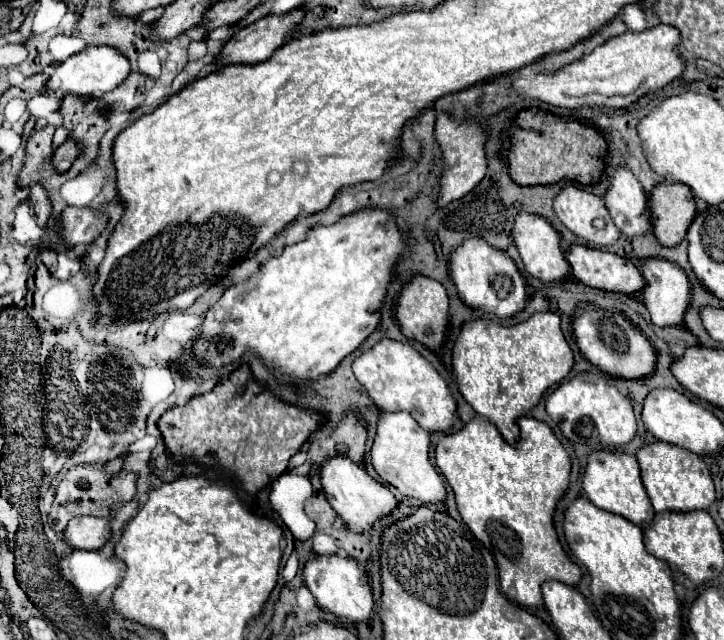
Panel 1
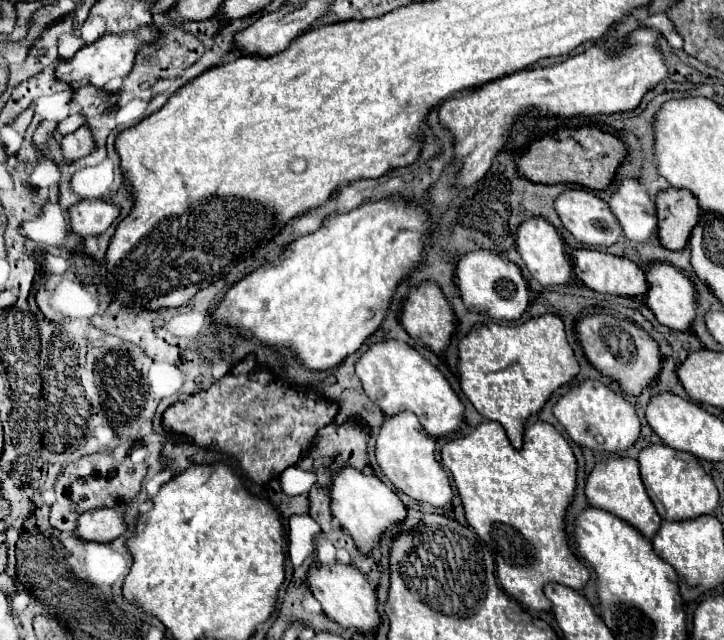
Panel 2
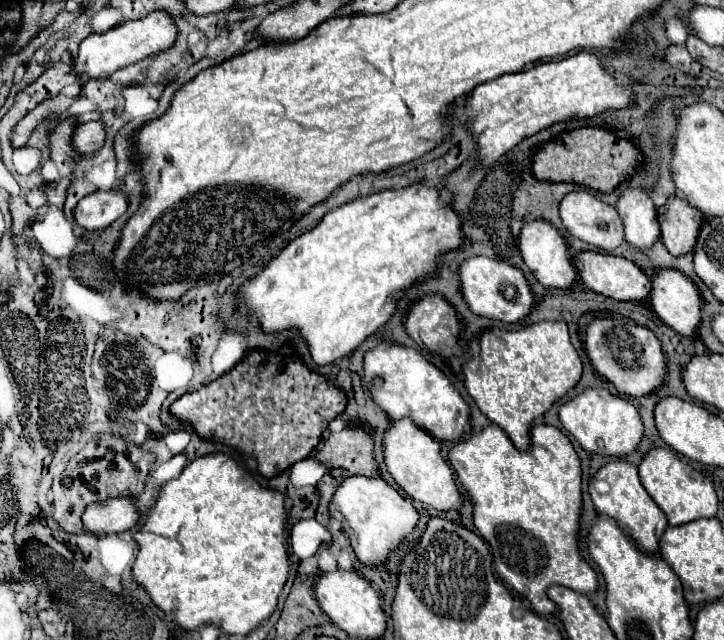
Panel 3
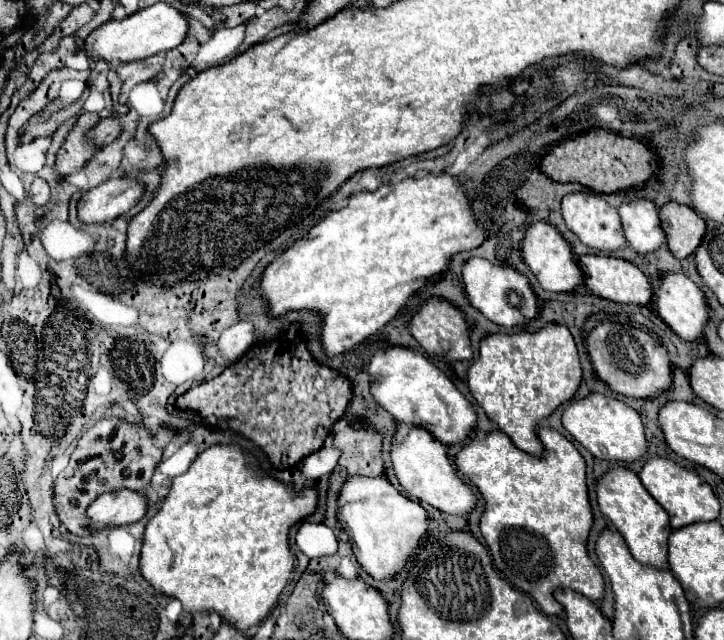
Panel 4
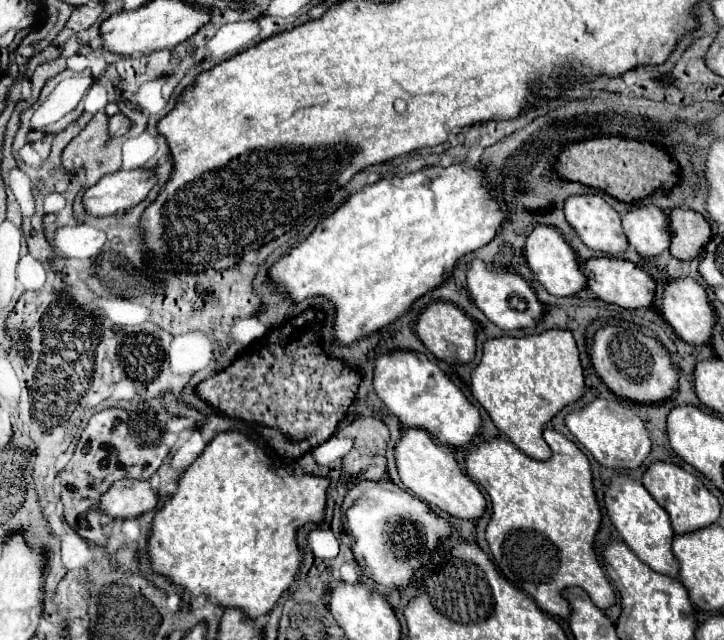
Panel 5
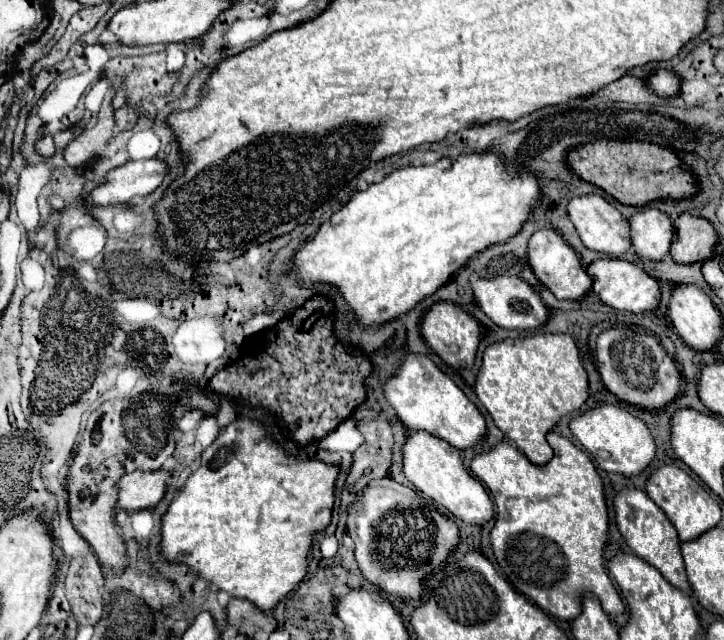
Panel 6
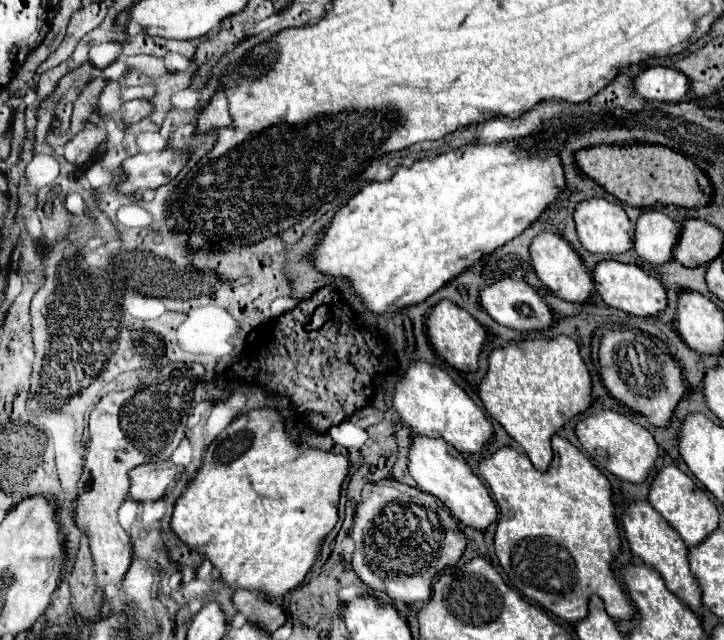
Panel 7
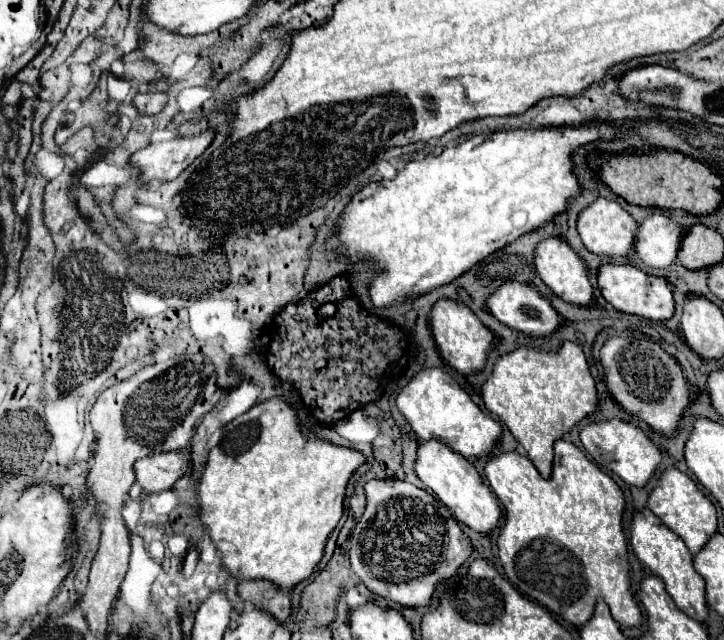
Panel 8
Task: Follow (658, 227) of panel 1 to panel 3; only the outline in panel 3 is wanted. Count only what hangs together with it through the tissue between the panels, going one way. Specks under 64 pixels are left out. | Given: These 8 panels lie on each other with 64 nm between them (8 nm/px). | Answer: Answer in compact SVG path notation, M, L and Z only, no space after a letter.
M674 194L658 208L658 222L664 246L670 254L682 256L694 248L702 224L702 212L680 194Z

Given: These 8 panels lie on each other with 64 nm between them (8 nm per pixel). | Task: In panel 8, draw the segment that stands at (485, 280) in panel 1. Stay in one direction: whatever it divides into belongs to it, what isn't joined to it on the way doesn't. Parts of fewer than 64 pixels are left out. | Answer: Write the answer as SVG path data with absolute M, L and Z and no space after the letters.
M506 280L502 286L498 286L486 300L486 306L494 318L498 318L504 326L524 332L528 336L550 336L558 326L560 326L560 316L558 312L550 306L546 298L542 298L532 286L522 284L522 282L512 282Z

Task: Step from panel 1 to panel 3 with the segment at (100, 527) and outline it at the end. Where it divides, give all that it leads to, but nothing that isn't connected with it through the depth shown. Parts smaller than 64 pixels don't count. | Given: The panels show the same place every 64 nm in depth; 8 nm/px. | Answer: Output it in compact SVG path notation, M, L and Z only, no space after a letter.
M102 500L90 504L82 514L84 532L106 536L106 534L122 534L130 530L138 520L138 512L134 500Z

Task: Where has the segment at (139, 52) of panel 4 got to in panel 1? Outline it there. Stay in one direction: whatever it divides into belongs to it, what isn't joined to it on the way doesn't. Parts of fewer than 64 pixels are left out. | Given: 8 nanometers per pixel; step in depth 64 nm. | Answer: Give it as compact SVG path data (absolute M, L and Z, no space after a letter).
M88 48L82 50L78 54L74 54L72 58L68 58L66 62L58 64L52 72L52 76L46 82L46 90L50 92L58 92L62 96L78 96L78 98L100 98L102 94L114 90L130 72L130 64L128 60L118 54L112 48Z

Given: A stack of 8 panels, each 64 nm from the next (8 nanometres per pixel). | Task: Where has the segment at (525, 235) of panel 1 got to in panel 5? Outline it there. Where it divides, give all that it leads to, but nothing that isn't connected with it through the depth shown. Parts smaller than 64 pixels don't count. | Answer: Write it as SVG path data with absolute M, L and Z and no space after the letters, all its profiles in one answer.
M536 226L524 246L524 254L526 254L526 262L530 266L530 270L534 272L534 276L538 278L538 282L554 296L574 296L576 292L580 292L586 286L586 276L580 272L578 268L578 260L574 250L570 248L570 244L556 232L556 228L550 226Z

